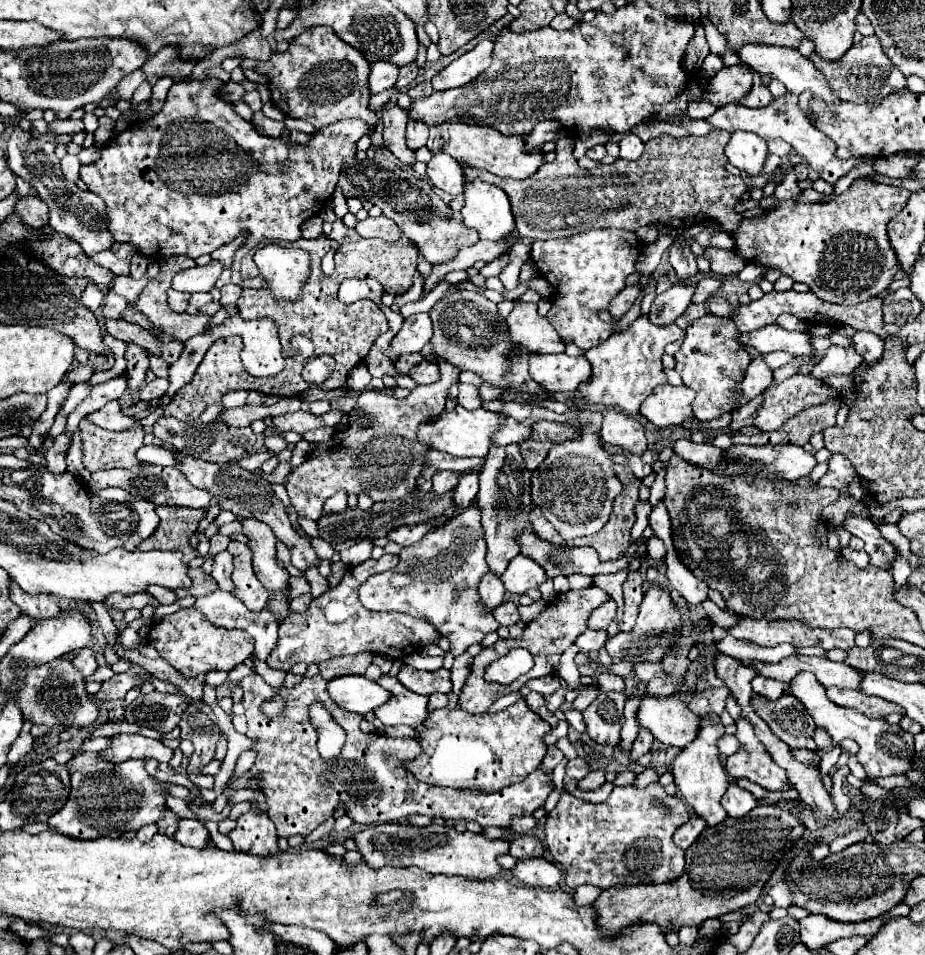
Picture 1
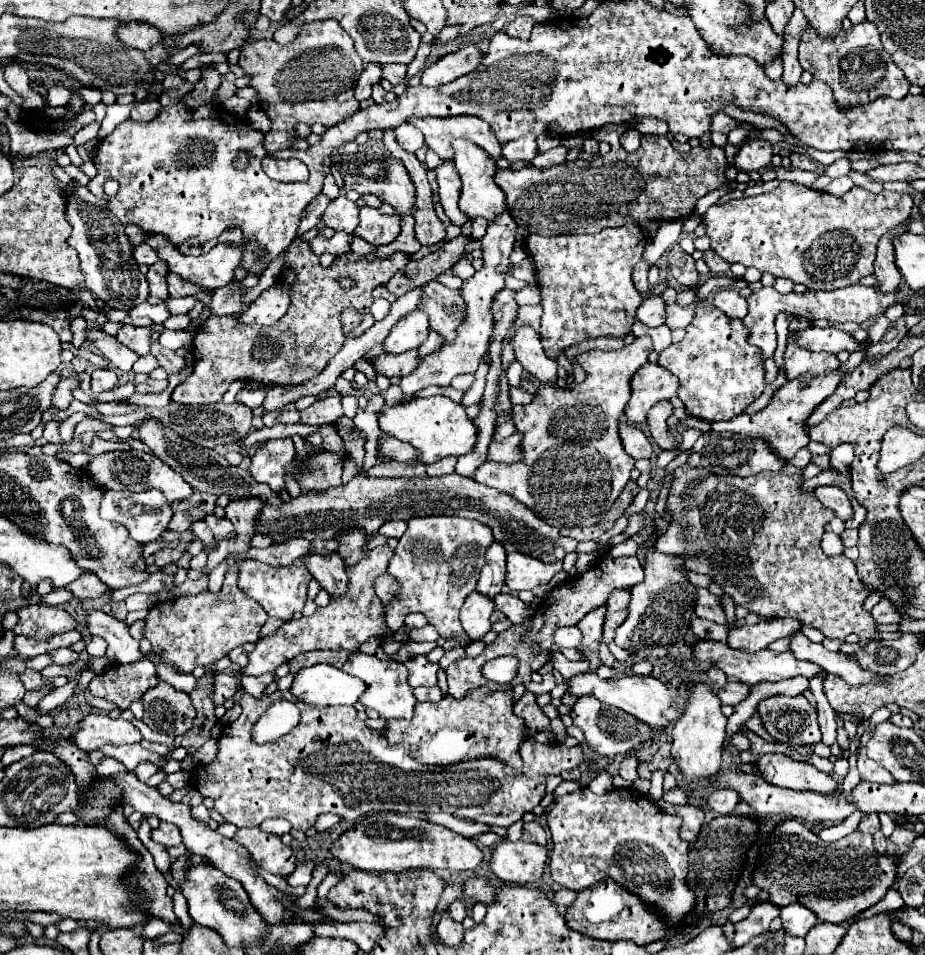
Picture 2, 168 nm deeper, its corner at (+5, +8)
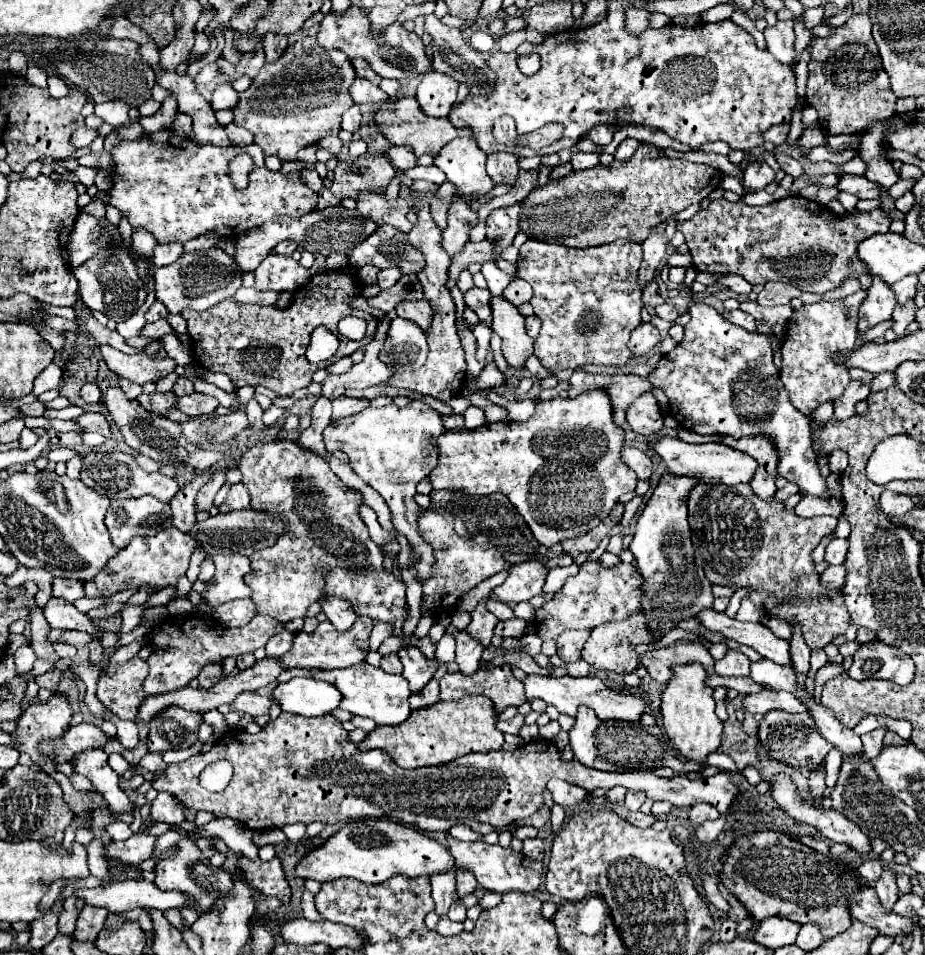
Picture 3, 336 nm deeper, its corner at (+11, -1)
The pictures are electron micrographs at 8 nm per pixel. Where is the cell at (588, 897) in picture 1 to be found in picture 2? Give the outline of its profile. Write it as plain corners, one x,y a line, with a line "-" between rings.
558,889
554,891
554,903
558,905
558,909
564,913
564,909
576,899
576,891
570,891
570,889

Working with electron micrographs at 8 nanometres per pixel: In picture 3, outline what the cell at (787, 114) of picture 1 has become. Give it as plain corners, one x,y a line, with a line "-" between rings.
822,6
818,8
808,8
806,12
804,12
804,20
802,20
802,24
804,24
804,28
806,30
812,30
814,26
818,26
820,22
823,22
824,10
822,10

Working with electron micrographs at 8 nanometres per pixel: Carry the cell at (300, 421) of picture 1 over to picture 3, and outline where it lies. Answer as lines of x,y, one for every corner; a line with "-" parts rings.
346,396
334,398
334,410
332,410
332,422
330,422
330,424
336,424
336,420
340,420
340,418
344,418
344,416
362,412
364,408
368,408
368,402
366,402
366,400
346,398

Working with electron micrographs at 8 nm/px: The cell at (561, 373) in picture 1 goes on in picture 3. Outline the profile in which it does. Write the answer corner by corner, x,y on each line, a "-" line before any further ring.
492,296
492,330
502,338
502,354
512,368
524,370
534,340
526,334
524,316
504,296

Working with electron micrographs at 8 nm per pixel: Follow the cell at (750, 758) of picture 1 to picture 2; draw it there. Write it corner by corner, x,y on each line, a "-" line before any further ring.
764,755
758,763
758,771
770,785
784,789
818,793
836,793
840,789
830,773
822,773
808,763
800,763
784,755

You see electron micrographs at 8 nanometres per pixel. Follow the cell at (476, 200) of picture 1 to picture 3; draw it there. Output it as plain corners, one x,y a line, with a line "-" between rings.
456,138
448,142
434,158
434,164
470,204
488,196
494,188
492,178
486,172
486,154
472,138

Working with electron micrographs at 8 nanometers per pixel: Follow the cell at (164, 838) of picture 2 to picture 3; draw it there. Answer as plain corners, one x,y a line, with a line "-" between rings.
132,834
128,840
124,842
112,842
106,848
106,854
110,858
116,858
124,864
140,864
148,858
154,856
154,844
156,844
156,836
148,836
148,834

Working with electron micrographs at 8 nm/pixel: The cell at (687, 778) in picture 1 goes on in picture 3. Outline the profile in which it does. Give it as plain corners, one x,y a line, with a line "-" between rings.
700,664
678,666
674,668
674,678
662,692
662,720
668,740
680,752
682,758
702,764
702,770
708,754
718,750
722,734
722,720
714,714
716,702
712,698
712,688
704,684
704,678
706,670

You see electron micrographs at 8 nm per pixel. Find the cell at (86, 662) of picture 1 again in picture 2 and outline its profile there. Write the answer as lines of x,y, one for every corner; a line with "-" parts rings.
60,647
60,649
52,649
50,651
50,657
56,665
68,665
68,663
74,663
78,659
78,653
74,653
72,649
66,649
66,647

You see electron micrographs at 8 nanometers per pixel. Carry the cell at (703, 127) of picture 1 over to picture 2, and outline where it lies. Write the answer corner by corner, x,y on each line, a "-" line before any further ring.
716,113
714,115
712,131
720,131
720,133
728,135
732,129
738,129
738,127
740,127
740,121
738,119
732,119
730,115
726,115
726,113

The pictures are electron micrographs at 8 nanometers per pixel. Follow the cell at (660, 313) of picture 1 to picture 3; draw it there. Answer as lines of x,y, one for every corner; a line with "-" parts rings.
640,322
636,332
632,332
628,346
636,356
642,356
642,354
650,352
658,342
660,342
658,328
652,322

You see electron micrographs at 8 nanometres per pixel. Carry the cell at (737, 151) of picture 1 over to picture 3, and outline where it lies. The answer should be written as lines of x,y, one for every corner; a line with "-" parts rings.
754,160
754,162
748,162
746,170
744,170
744,182
742,186
744,188
754,188
754,190
762,190
766,184
774,182
774,176
776,172
762,160

